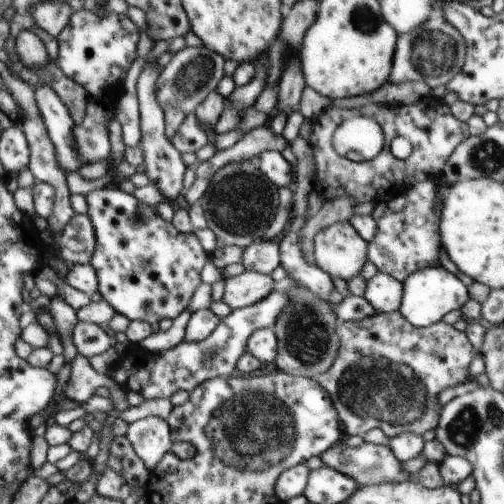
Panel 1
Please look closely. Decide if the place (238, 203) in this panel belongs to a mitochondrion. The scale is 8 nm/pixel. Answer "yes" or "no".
yes

